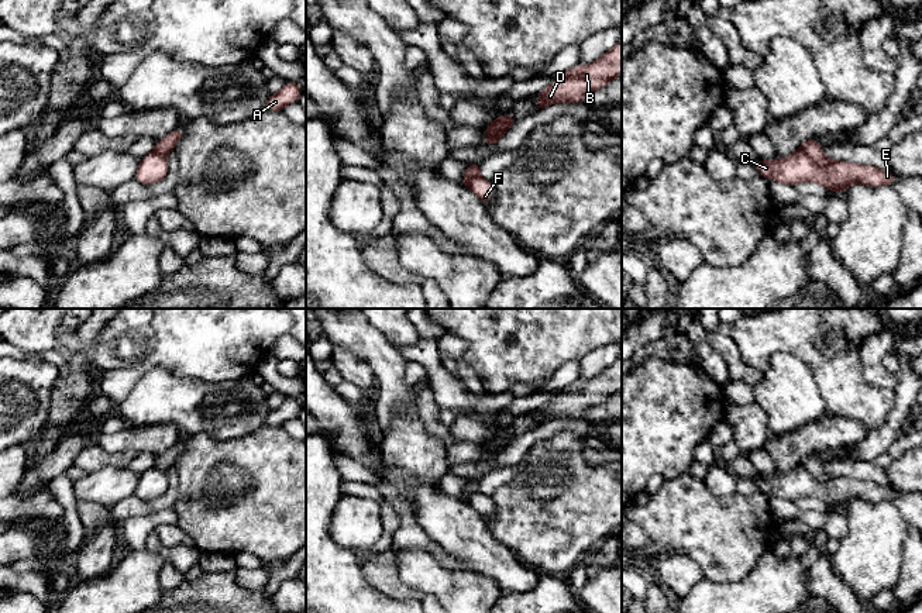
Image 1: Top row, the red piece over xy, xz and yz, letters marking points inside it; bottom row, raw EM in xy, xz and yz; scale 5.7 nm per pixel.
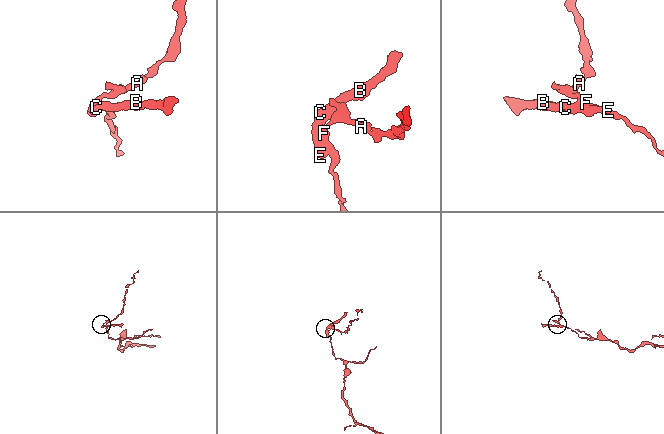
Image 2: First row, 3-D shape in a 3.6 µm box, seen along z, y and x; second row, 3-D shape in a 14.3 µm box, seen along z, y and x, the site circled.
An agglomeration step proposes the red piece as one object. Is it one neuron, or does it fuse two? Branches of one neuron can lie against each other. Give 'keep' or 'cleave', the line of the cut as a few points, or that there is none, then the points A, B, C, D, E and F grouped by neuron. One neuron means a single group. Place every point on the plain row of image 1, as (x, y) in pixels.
cleave | yz (800, 465), (821, 482), (828, 482), (833, 477) | A F / B C D E

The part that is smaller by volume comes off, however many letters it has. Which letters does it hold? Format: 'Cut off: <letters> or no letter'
Cut off: B, C, D, E

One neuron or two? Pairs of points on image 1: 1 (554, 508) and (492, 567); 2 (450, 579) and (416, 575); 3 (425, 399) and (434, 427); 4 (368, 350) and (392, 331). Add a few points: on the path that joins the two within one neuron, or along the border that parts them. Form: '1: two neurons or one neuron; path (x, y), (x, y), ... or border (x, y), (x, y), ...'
1: two neurons; border (487, 527), (496, 540), (522, 561), (537, 570)
2: one neuron; path (441, 579), (425, 575)
3: one neuron; path (427, 406), (432, 420)
4: two neurons; border (370, 323), (396, 350)

